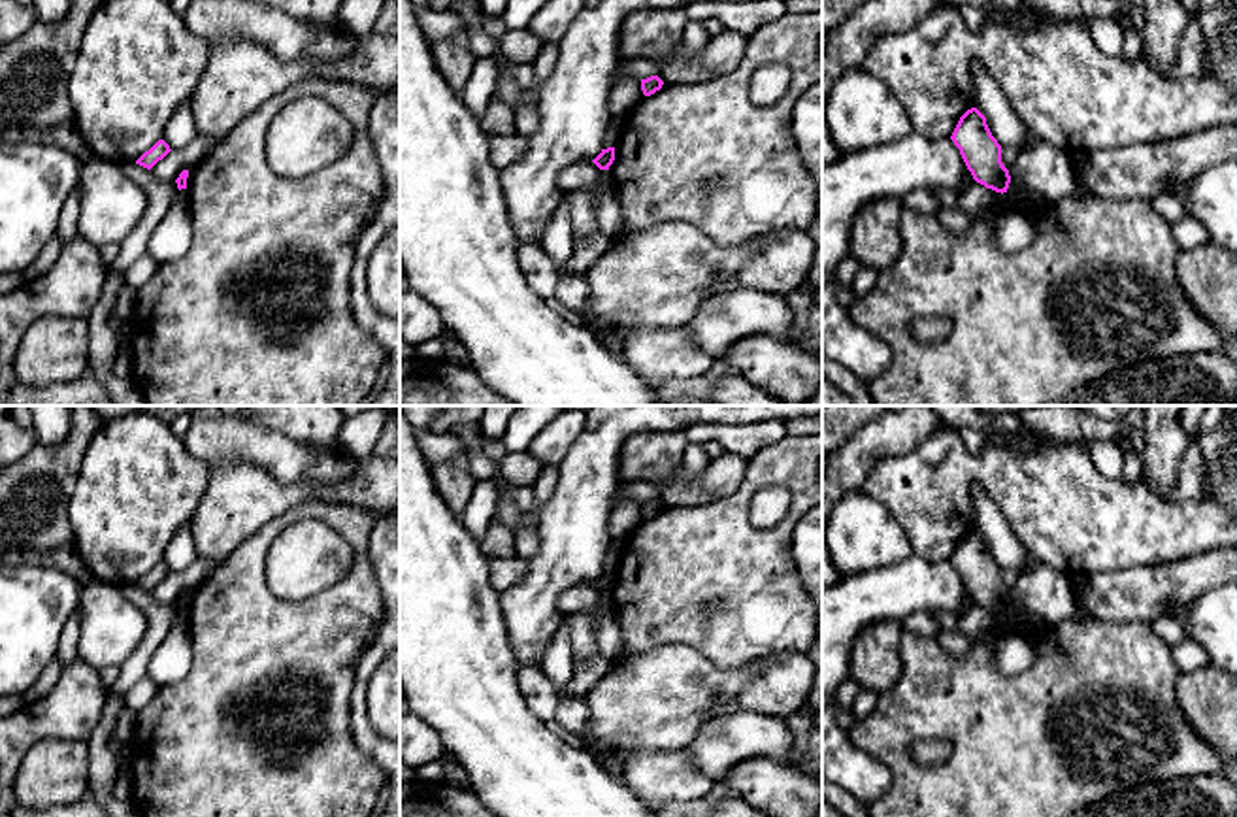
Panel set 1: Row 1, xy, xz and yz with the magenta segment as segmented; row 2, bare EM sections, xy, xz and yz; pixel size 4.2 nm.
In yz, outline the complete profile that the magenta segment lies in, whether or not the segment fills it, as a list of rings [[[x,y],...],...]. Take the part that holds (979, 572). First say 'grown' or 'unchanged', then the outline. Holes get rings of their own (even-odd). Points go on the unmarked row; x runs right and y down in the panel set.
unchanged; [[[977,530],[960,540],[950,562],[977,606],[1001,617],[1007,615],[1011,598],[1001,585],[1001,568]]]

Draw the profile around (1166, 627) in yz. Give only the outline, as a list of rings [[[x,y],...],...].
[[[1160,615],[1152,621],[1148,621],[1152,632],[1167,645],[1179,645],[1186,638],[1186,630],[1182,623],[1175,615]]]

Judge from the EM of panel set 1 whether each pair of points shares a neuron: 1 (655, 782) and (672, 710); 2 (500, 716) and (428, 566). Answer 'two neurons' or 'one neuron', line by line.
1: two neurons
2: one neuron

